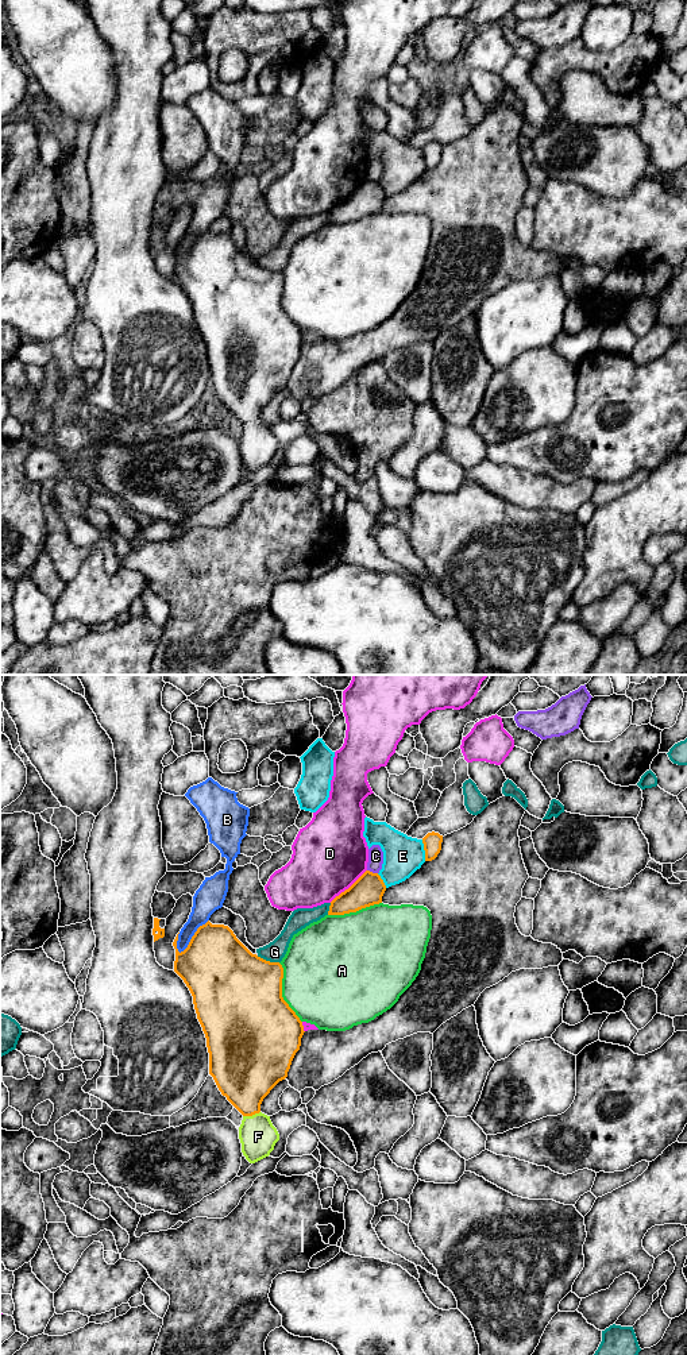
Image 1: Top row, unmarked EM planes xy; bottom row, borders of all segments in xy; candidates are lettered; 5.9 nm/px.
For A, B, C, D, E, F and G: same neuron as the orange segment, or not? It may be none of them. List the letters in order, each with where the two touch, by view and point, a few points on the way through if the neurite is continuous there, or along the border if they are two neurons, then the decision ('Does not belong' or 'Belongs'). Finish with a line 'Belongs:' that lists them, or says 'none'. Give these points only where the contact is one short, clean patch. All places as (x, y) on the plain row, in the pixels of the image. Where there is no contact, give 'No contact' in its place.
A: Touches orange at xy (281, 301). Does not belong
B: Touches orange at xy (193, 244). Does not belong
C: Touches orange at xy (371, 181). Boundary: xy (367, 178), (377, 182). Does not belong
D: Touches orange at xy (348, 197). Does not belong
E: Touches orange at xy (424, 158). Does not belong
F: Touches orange at xy (251, 424). Path across: xy (244, 383), (244, 397), (251, 424), (258, 446). Belongs
G: Touches orange at xy (267, 270). Does not belong
Belongs: F

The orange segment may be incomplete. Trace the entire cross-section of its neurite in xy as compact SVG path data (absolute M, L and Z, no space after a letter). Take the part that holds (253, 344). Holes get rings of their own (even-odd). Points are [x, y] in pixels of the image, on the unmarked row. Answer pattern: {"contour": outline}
{"contour": "M209 229L197 238L188 256L181 262L177 258L177 250L178 243L173 251L174 281L184 289L193 305L197 328L207 347L209 383L221 404L243 424L239 436L242 462L250 472L255 472L269 466L279 449L270 425L260 421L260 413L270 399L287 386L305 341L302 331L282 306L283 277L279 271L270 271L252 263L228 235L212 233Z"}

